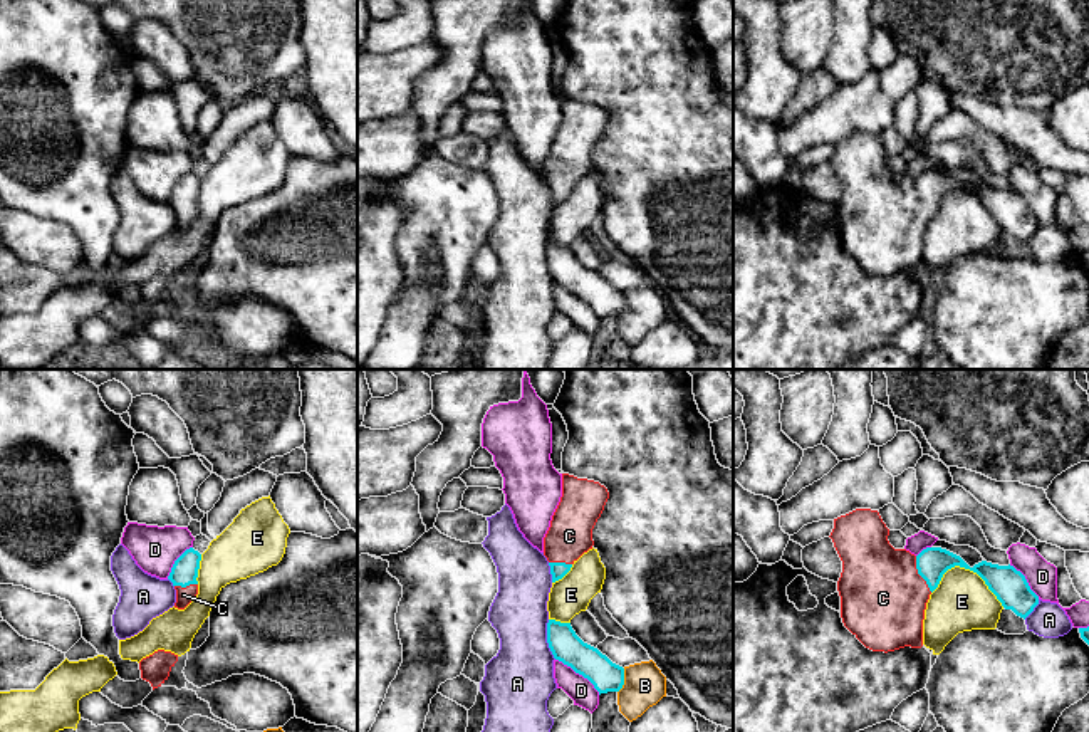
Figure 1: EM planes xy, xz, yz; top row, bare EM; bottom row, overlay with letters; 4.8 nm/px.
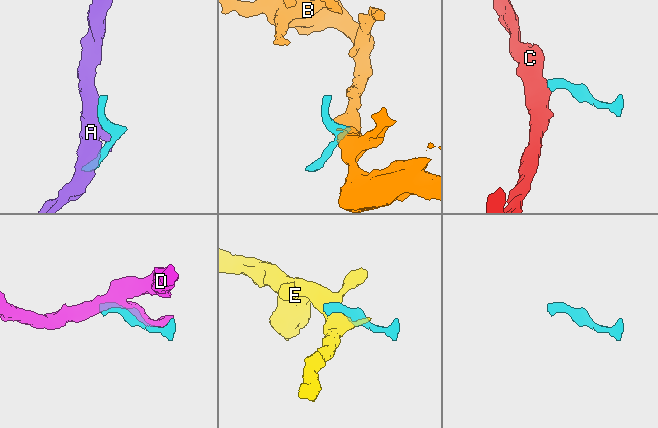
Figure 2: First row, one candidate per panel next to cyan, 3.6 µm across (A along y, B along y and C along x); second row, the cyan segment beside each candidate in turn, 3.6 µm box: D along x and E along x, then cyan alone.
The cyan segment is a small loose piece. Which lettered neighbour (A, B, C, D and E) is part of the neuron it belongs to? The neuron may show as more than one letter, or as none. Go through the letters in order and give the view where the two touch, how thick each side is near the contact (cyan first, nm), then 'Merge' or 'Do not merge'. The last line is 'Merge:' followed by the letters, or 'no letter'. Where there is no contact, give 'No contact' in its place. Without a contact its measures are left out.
A: Touches cyan in xz. Thickness 150 nm (cyan) against 320 nm. Do not merge
B: Touches cyan in xz. Thickness 150 nm (cyan) against 200 nm. Do not merge
C: Touches cyan in yz. Thickness 160 nm (cyan) against 420 nm. Merge
D: Touches cyan in xz. Thickness 150 nm (cyan) against 120 nm. Do not merge
E: Touches cyan in yz. Thickness 160 nm (cyan) against 280 nm. Do not merge
Merge: C

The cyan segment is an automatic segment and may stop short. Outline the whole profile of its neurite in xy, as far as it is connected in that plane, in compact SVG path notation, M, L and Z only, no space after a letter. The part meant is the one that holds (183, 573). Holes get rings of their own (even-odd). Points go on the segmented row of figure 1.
M193 547L186 549L173 564L168 579L176 589L175 608L185 609L198 594L198 569L201 554Z

